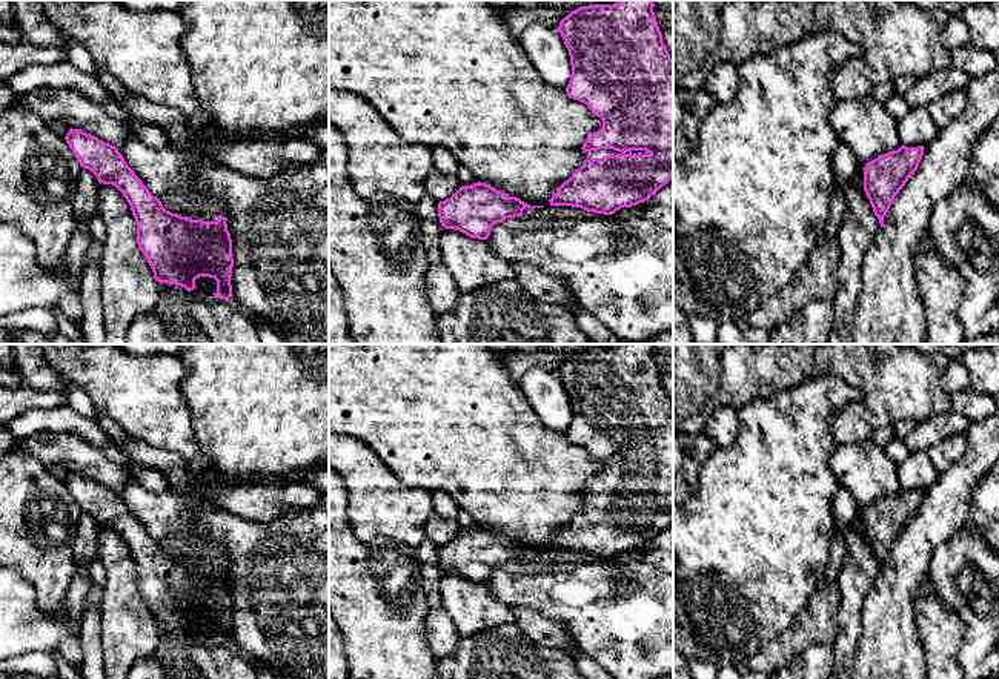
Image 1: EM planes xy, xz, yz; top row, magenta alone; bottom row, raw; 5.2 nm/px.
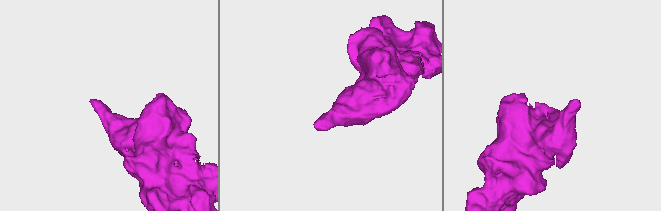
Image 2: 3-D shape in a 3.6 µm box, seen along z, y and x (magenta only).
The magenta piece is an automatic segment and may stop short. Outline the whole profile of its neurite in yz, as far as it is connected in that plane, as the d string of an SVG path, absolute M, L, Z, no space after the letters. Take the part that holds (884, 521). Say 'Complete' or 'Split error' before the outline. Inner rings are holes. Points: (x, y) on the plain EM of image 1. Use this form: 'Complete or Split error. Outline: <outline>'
Complete. Outline: M902 489L898 495L879 499L865 508L864 535L881 571L885 571L884 561L894 541L918 515L924 493L924 490L907 492Z

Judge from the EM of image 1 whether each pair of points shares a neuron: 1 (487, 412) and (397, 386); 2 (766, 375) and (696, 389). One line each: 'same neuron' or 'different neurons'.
1: same neuron
2: same neuron

